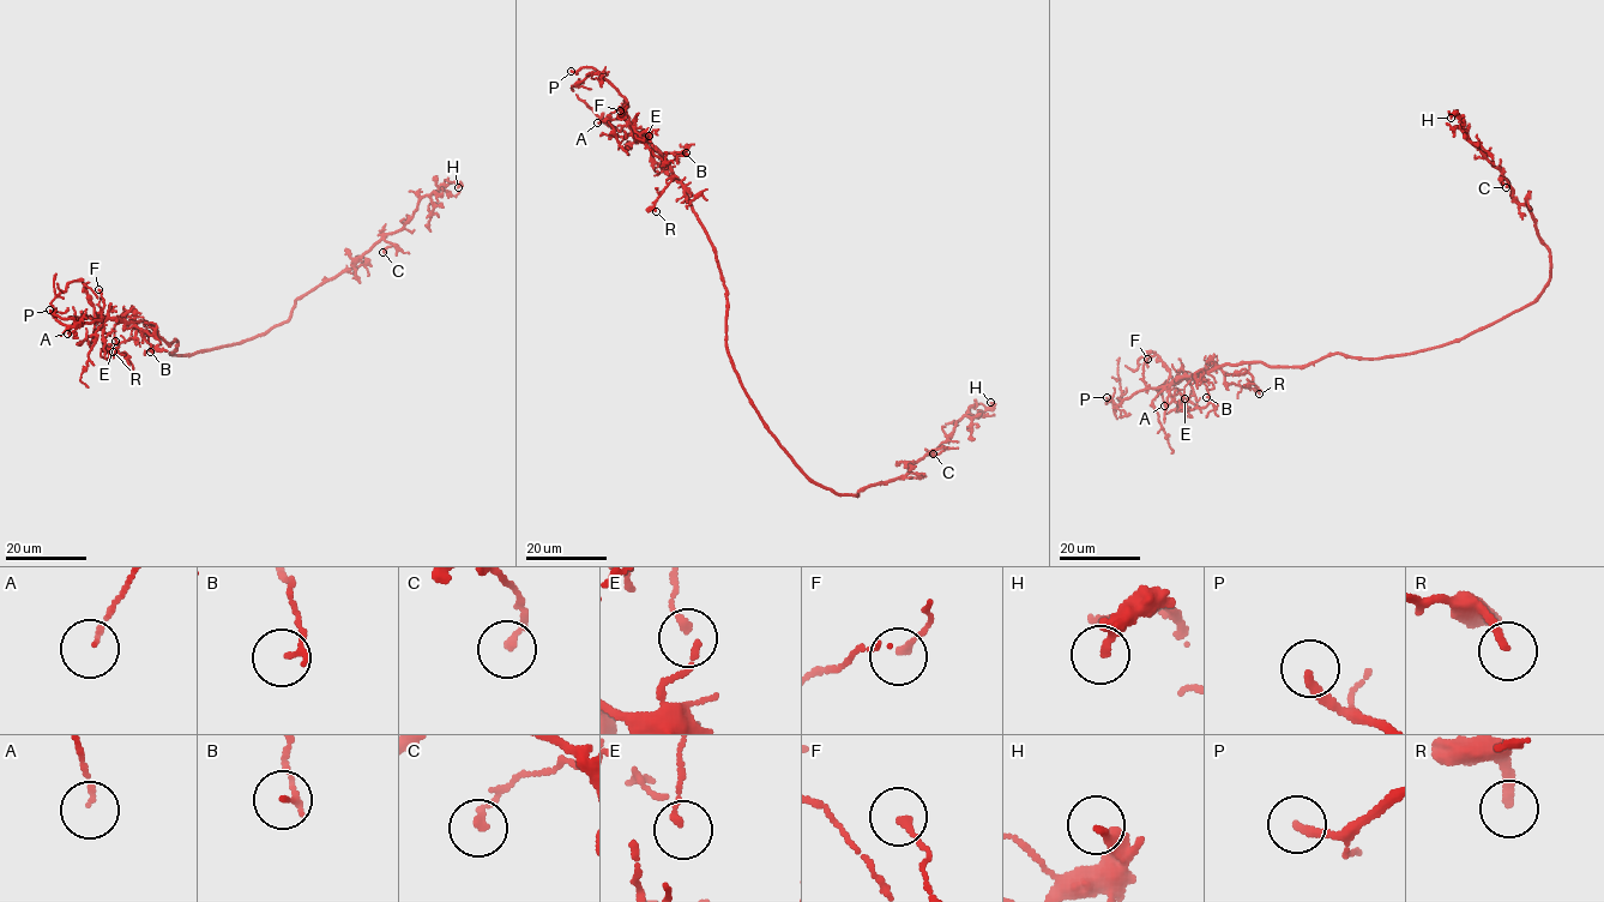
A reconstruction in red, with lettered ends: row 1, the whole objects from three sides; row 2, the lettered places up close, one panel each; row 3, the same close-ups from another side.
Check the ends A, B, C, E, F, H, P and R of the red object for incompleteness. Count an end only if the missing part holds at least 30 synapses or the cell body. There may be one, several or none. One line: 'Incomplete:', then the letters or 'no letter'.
Incomplete: P

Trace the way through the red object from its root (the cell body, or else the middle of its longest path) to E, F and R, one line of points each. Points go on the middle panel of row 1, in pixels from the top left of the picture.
E: (741, 382), (727, 347), (725, 289), (713, 246), (683, 184), (659, 154), (646, 144), (649, 136)
F: (741, 382), (727, 347), (725, 289), (713, 246), (683, 184), (668, 161), (623, 118), (627, 102), (620, 110)
R: (741, 382), (727, 347), (725, 289), (713, 246), (686, 186), (653, 151), (652, 157), (671, 178), (656, 211)

